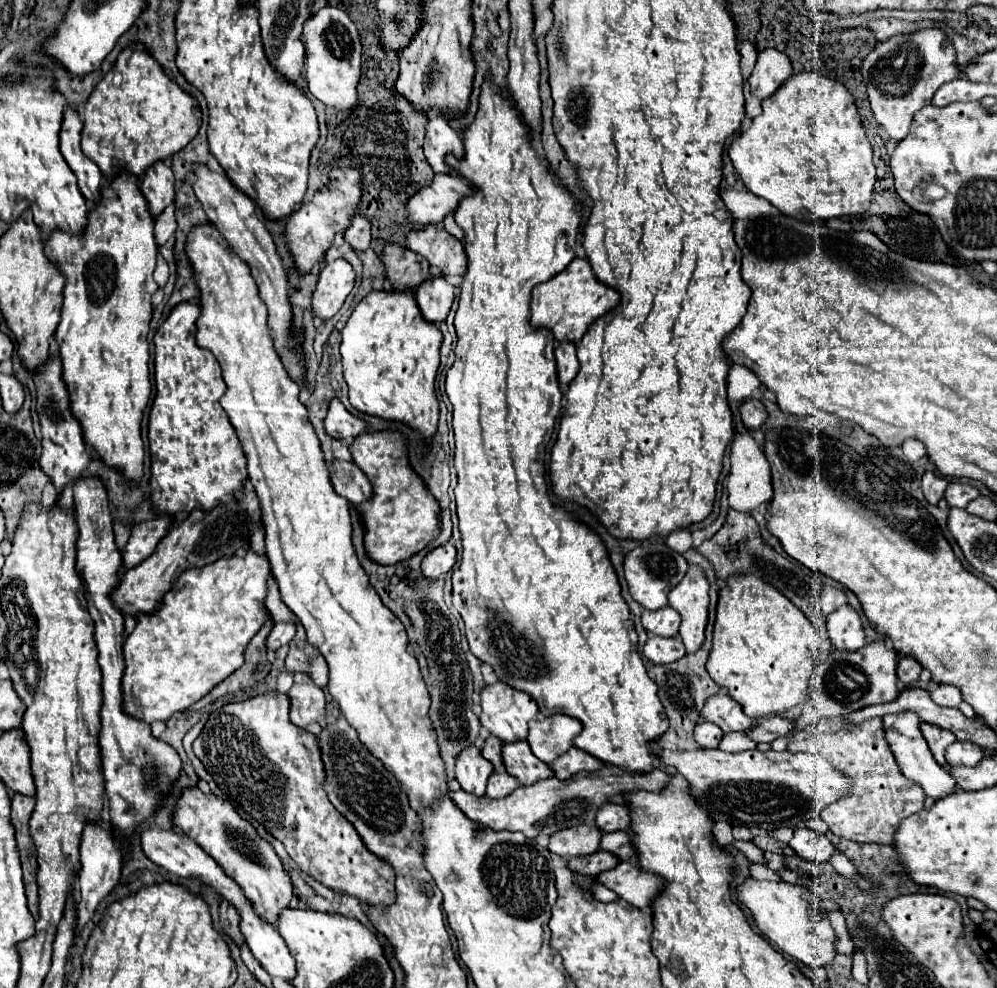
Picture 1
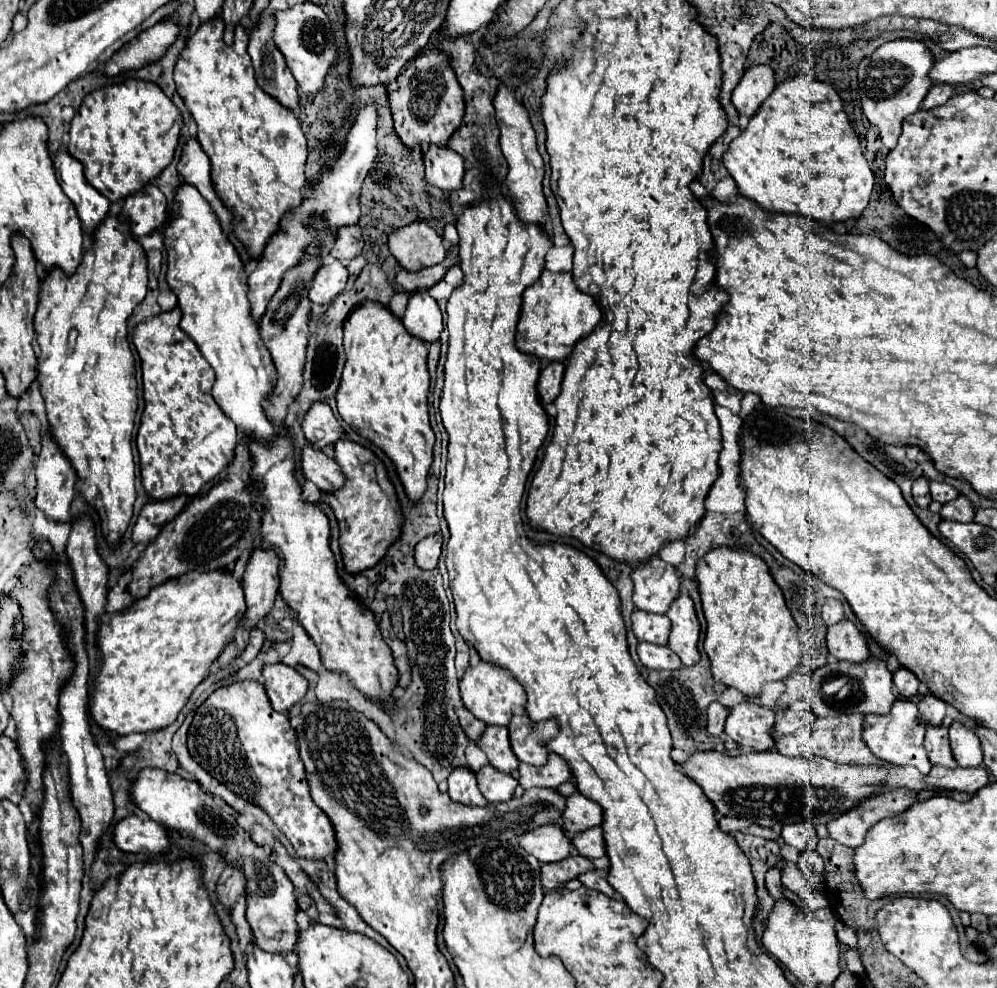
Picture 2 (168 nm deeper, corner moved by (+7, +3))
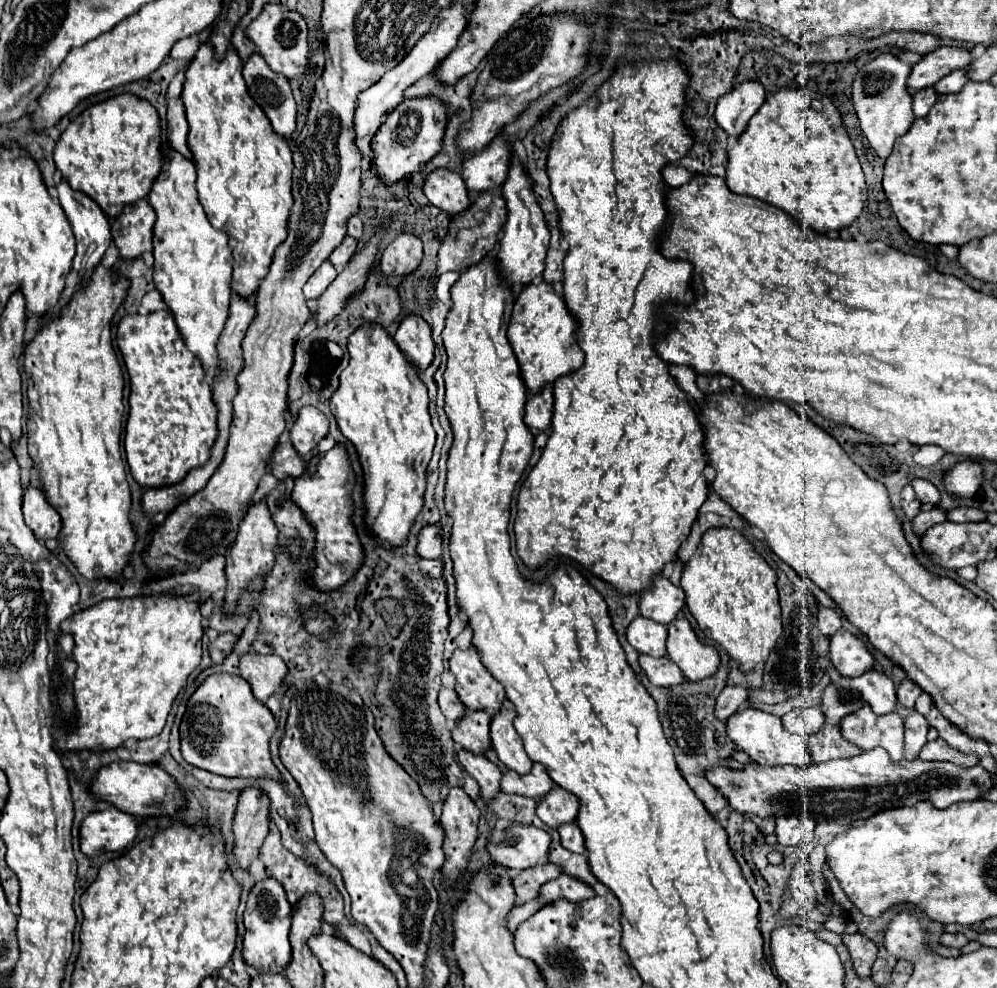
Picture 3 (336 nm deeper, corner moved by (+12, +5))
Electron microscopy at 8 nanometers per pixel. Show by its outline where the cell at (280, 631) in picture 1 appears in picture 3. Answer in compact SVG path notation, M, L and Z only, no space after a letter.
M230 632L218 634L218 636L208 644L208 652L210 652L212 664L220 664L220 662L230 654L230 650L232 650L232 646L234 646L236 640L238 640L238 638L236 638L234 634L230 634Z

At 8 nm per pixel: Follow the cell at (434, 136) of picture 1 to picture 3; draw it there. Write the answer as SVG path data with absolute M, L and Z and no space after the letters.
M438 168L436 172L432 172L428 176L422 190L424 190L426 198L430 200L430 204L440 208L448 216L456 216L470 206L470 196L468 196L466 184L464 184L462 176L452 170Z

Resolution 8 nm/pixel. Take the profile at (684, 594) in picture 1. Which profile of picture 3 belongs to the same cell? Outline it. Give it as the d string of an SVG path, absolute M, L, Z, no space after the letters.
M684 616L676 618L676 622L668 626L668 658L676 662L692 682L714 676L720 666L718 650L704 644Z

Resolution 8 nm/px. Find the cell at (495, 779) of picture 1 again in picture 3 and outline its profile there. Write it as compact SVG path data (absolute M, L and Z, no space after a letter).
M468 750L458 752L458 762L466 768L466 772L470 772L476 778L486 798L498 794L498 782L502 778L502 772L494 762L486 760L482 754L474 754Z

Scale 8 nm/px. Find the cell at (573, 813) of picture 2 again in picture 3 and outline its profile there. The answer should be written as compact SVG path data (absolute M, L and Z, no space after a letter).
M554 786L536 806L536 816L550 828L574 822L576 814L578 814L578 798L574 798L572 794L568 794L558 786Z

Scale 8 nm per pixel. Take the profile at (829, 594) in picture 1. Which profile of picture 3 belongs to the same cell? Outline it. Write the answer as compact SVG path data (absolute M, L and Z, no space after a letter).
M822 608L818 612L818 628L820 632L826 636L826 638L832 638L840 628L842 628L842 622L840 622L840 616L830 610L830 608Z

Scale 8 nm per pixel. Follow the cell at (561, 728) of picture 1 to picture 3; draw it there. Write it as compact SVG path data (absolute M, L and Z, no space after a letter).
M504 700L502 708L498 710L496 716L492 716L490 722L490 742L494 752L498 754L500 762L518 772L518 774L528 774L532 760L526 756L522 738L514 730L514 706L510 700Z

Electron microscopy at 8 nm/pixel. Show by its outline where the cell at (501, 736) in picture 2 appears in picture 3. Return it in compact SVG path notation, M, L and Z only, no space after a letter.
M466 710L452 730L454 742L470 752L484 754L484 750L490 748L490 718L486 710Z

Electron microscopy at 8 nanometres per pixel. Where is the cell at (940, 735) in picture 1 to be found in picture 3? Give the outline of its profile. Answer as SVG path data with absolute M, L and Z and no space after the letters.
M942 738L934 740L934 742L928 742L920 754L918 754L920 760L946 760L946 762L954 762L954 764L960 764L960 766L976 766L980 760L976 754L964 754L960 750L954 750L952 746L948 746L946 742L942 742Z

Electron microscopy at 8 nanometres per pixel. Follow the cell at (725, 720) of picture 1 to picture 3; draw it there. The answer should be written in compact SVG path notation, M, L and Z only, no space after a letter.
M742 706L736 714L732 714L728 718L726 728L728 728L730 740L740 750L744 750L760 766L784 766L784 764L792 764L792 766L804 768L804 766L812 764L808 746L802 742L800 736L790 734L782 726L782 720L778 716L772 716L768 712L762 712L762 710L750 708L750 706Z

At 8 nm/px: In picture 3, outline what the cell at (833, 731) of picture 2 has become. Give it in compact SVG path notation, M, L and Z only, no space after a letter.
M826 724L824 730L818 734L812 734L808 740L808 750L814 758L814 762L828 762L832 758L852 758L854 754L860 754L862 750L850 746L842 734L838 734L838 726Z

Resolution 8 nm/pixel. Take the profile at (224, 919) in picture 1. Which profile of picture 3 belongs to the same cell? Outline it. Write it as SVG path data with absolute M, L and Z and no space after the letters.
M256 786L244 788L234 816L234 854L242 868L248 868L258 856L268 834L268 814L270 798Z

